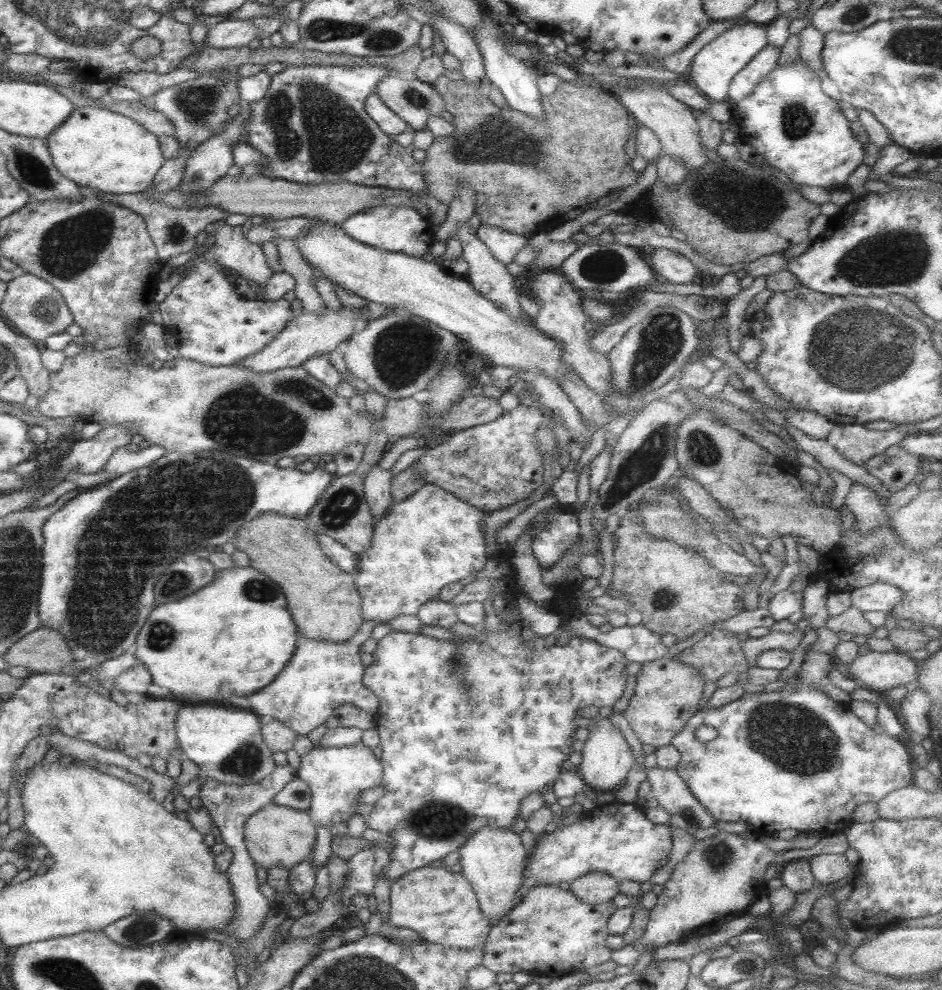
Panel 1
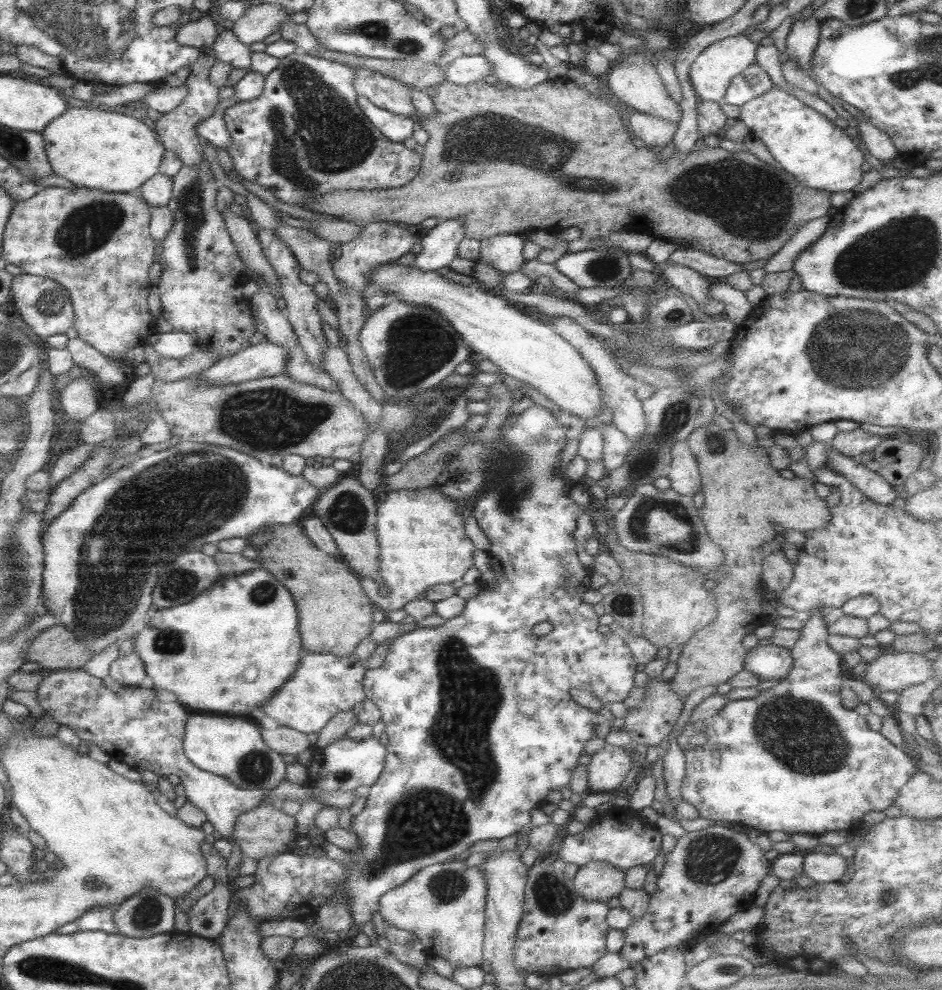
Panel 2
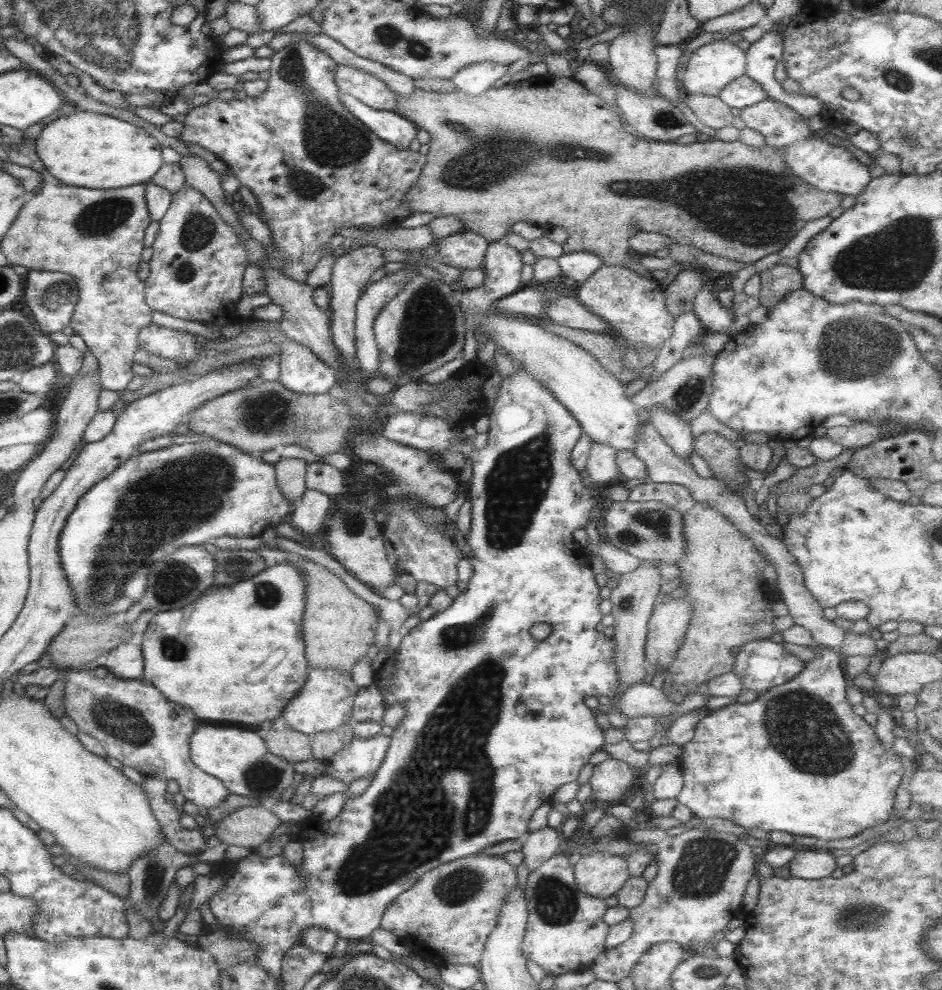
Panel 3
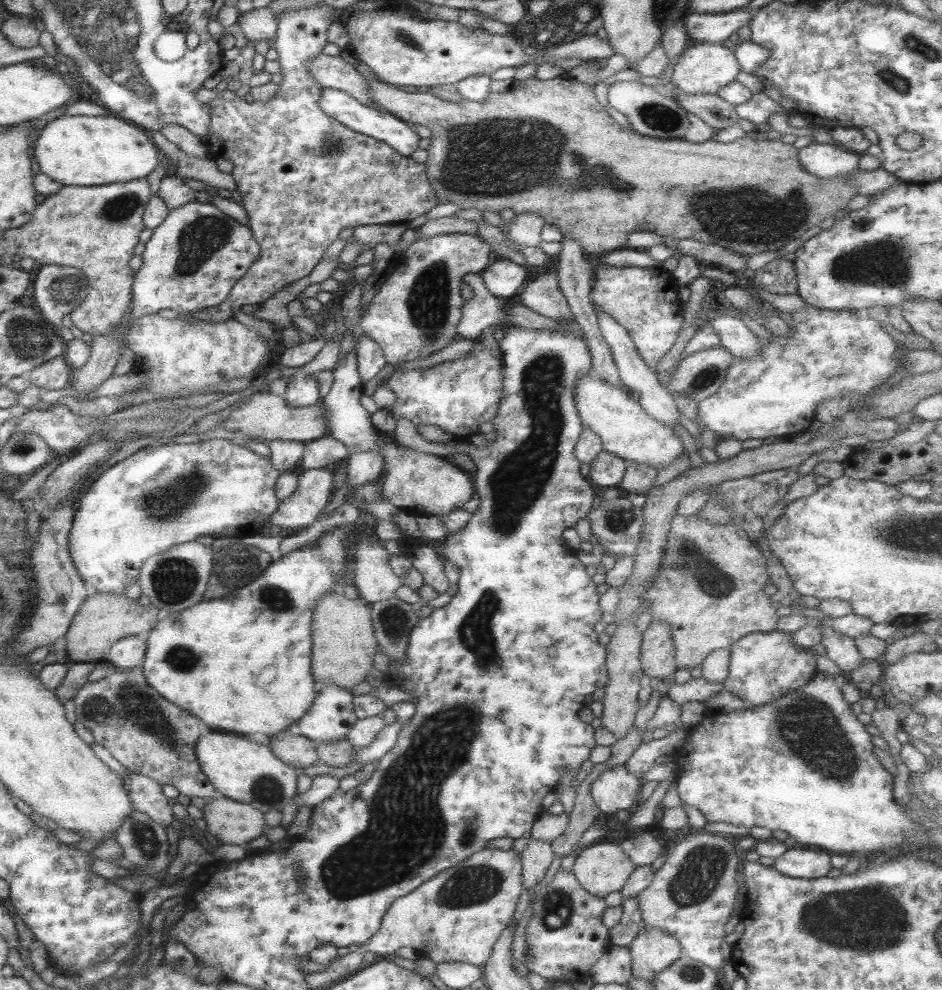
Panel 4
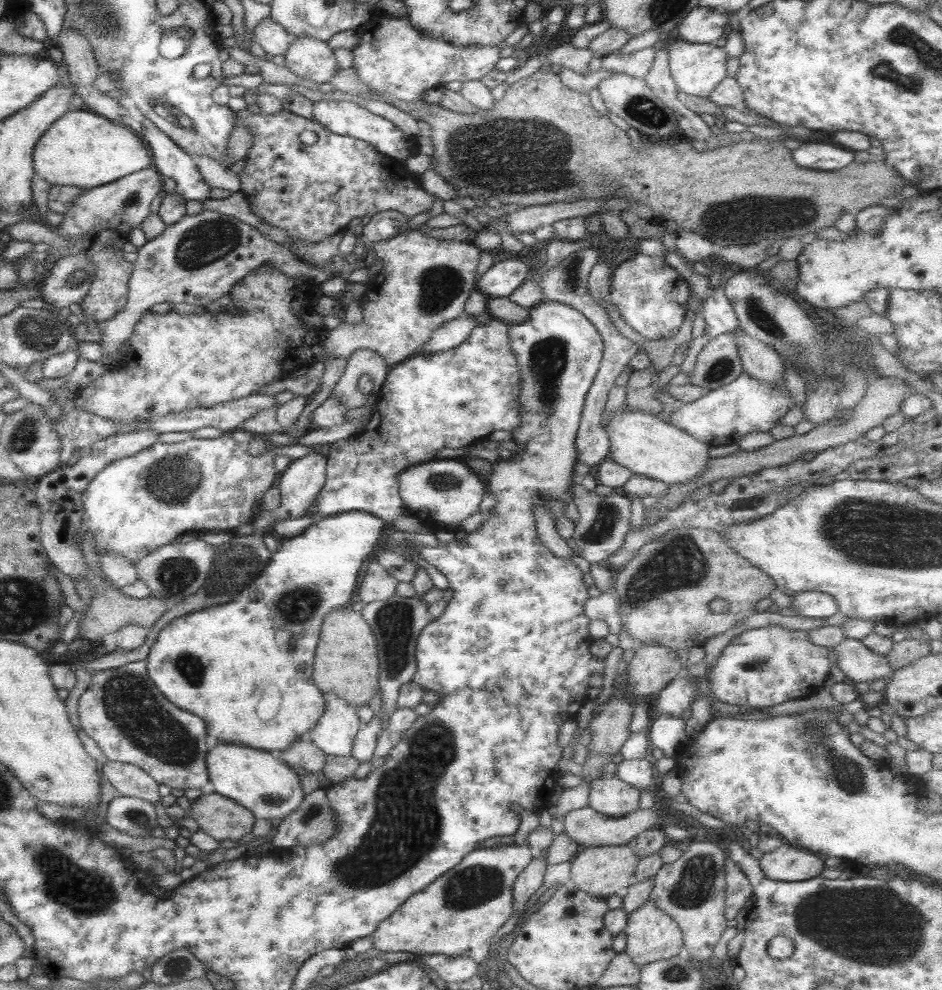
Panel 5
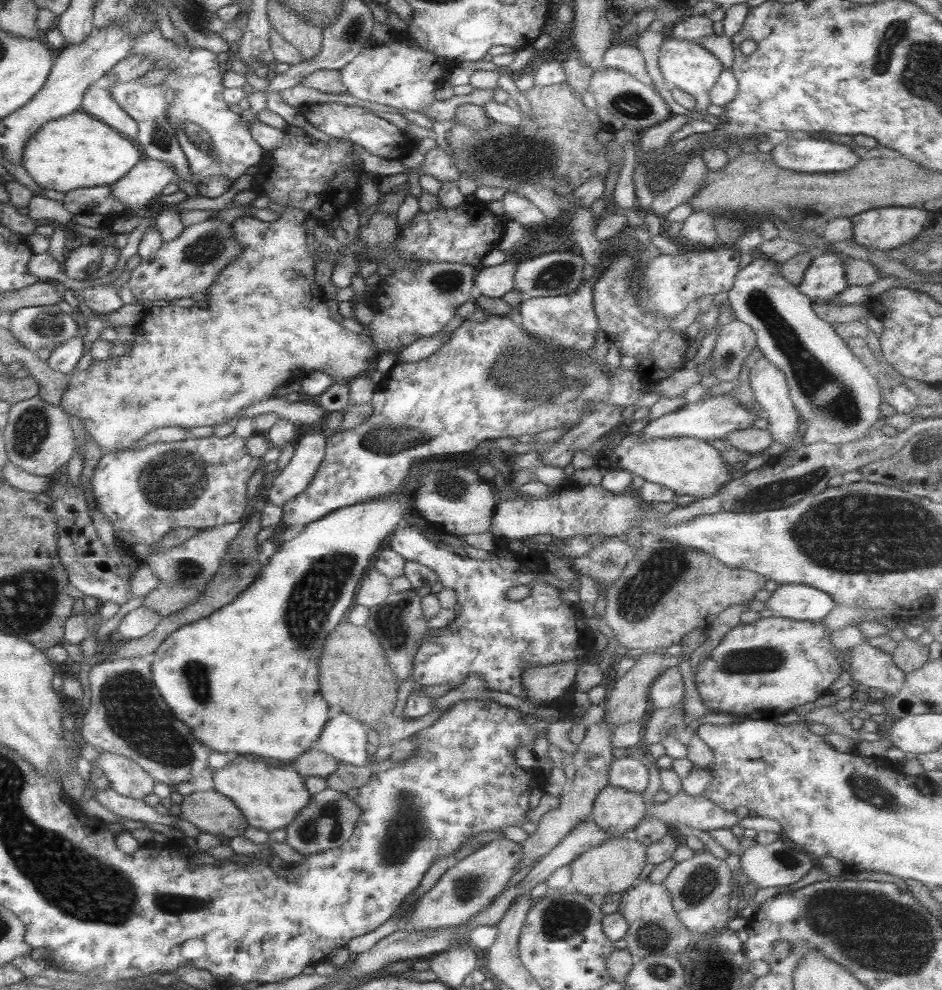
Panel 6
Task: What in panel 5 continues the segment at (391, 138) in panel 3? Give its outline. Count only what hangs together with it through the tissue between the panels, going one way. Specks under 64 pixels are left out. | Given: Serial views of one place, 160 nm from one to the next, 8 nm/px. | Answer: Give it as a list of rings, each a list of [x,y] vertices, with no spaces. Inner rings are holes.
[[[319,100],[312,102],[311,116],[313,120],[322,124],[330,133],[345,135],[366,142],[390,159],[403,161],[413,150],[413,135],[406,135],[393,123],[379,115],[373,115],[362,104],[350,101]]]

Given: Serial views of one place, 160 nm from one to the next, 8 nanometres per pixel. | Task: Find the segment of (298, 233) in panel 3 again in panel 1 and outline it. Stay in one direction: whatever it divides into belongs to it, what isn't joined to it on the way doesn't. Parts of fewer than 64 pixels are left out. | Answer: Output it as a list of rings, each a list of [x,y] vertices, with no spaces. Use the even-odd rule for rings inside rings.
[[[287,65],[281,72],[274,74],[270,77],[270,83],[265,94],[257,100],[257,102],[249,103],[250,118],[244,122],[244,135],[242,136],[242,142],[246,145],[252,146],[255,150],[261,151],[264,162],[260,164],[262,172],[261,175],[265,175],[267,178],[283,179],[285,182],[293,182],[293,184],[323,184],[323,183],[337,183],[337,182],[349,182],[349,184],[359,184],[363,186],[371,187],[385,187],[393,190],[409,191],[413,195],[419,197],[420,204],[426,205],[427,209],[431,212],[428,217],[428,222],[433,227],[439,227],[443,221],[445,221],[445,212],[448,206],[443,206],[443,203],[436,203],[432,198],[427,196],[427,187],[423,184],[423,179],[420,171],[420,162],[415,161],[411,157],[410,148],[401,147],[397,145],[392,136],[386,135],[368,116],[364,109],[365,98],[367,98],[377,86],[377,83],[384,77],[389,75],[390,72],[382,66],[327,66],[327,65]]]

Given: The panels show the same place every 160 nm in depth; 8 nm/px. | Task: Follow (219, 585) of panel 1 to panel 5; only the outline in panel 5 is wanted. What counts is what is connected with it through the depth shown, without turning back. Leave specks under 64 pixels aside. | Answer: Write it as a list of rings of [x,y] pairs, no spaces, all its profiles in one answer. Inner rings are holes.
[[[355,510],[321,517],[321,520],[317,517],[315,523],[299,536],[281,539],[283,544],[270,555],[265,568],[233,600],[180,616],[159,630],[146,654],[147,678],[167,702],[176,708],[181,704],[185,712],[199,716],[207,728],[206,734],[215,738],[217,743],[261,751],[287,750],[287,746],[315,726],[315,721],[325,710],[326,696],[311,684],[311,658],[319,640],[319,624],[327,613],[347,606],[357,584],[359,568],[363,569],[367,560],[372,558],[371,550],[381,531],[388,532],[388,529],[389,525],[380,518]],[[267,684],[279,688],[281,708],[271,720],[261,722],[253,708],[259,692]]]

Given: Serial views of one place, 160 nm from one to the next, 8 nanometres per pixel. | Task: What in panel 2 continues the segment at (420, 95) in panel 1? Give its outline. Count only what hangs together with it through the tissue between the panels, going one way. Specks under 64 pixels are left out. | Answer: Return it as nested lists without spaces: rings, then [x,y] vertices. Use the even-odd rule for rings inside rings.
[[[358,67],[354,69],[353,88],[357,96],[365,97],[383,110],[403,117],[415,117],[412,88],[405,83]]]

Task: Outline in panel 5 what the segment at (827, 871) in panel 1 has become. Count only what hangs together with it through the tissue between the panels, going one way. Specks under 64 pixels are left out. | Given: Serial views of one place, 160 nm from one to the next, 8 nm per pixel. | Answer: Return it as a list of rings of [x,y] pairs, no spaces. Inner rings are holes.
[[[782,844],[779,848],[771,852],[765,852],[758,860],[761,872],[768,878],[782,881],[800,881],[808,878],[817,877],[819,872],[823,870],[823,858],[805,851],[801,848],[795,848],[789,844]]]

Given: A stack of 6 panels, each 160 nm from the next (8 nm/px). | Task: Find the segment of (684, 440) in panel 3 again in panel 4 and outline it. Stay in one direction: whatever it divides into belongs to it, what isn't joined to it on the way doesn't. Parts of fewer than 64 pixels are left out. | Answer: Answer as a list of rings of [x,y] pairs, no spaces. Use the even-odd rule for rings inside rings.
[[[596,306],[596,322],[598,325],[601,339],[607,344],[611,351],[614,365],[618,372],[618,379],[622,384],[622,387],[633,391],[636,394],[636,401],[639,406],[648,414],[651,418],[657,420],[661,424],[673,428],[673,426],[680,426],[678,416],[680,412],[677,410],[675,401],[668,390],[659,382],[656,371],[651,370],[637,354],[636,348],[633,342],[629,339],[629,335],[625,329],[623,329],[617,322],[613,321],[610,316],[607,316],[604,312],[601,312]]]

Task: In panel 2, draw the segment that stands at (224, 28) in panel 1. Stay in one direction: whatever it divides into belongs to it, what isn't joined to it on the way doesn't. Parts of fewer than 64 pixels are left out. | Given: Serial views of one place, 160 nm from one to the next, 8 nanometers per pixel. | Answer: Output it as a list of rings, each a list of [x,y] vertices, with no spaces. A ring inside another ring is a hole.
[[[261,3],[248,6],[235,22],[227,26],[241,44],[249,46],[276,32],[278,26],[289,16],[278,4]]]

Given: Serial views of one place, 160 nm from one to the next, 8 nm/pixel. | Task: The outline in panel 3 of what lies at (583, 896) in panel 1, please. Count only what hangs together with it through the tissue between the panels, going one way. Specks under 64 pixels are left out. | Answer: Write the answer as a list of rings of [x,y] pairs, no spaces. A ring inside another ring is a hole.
[[[608,852],[581,856],[572,866],[577,890],[595,898],[613,896],[630,877],[626,859]]]

